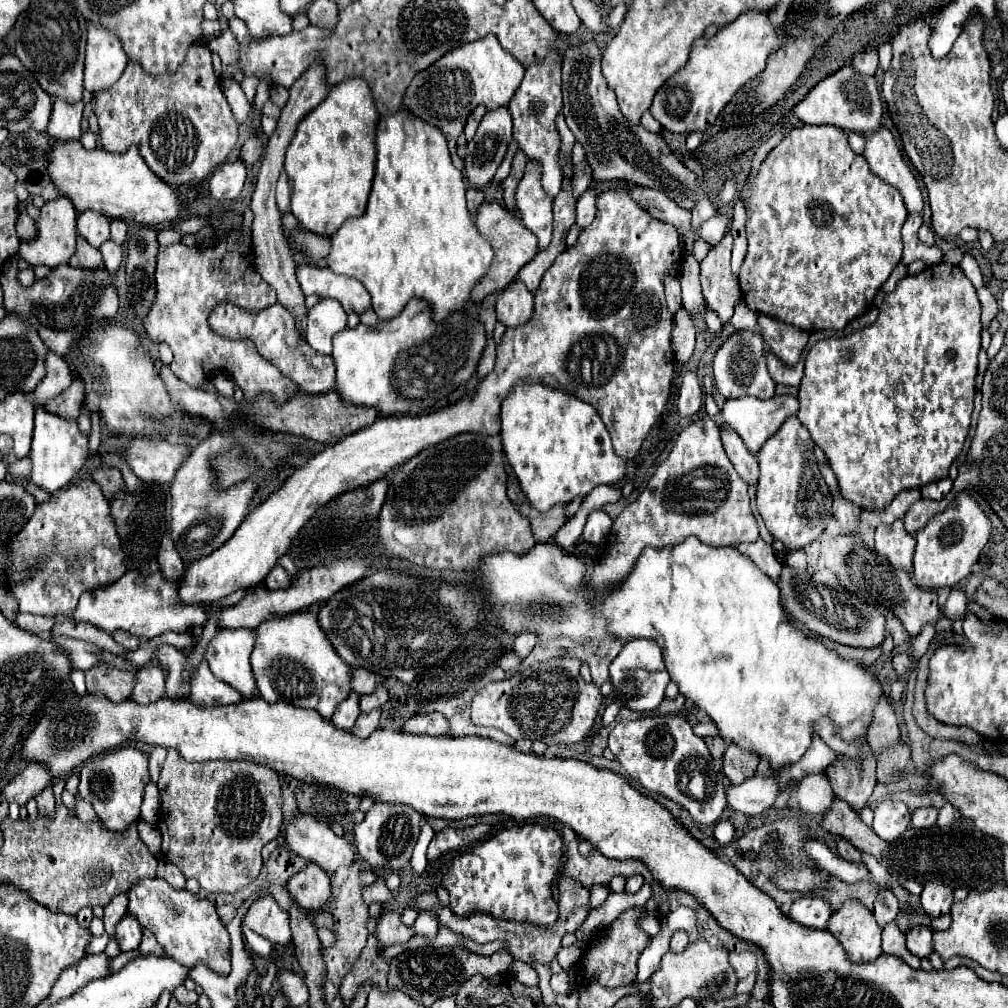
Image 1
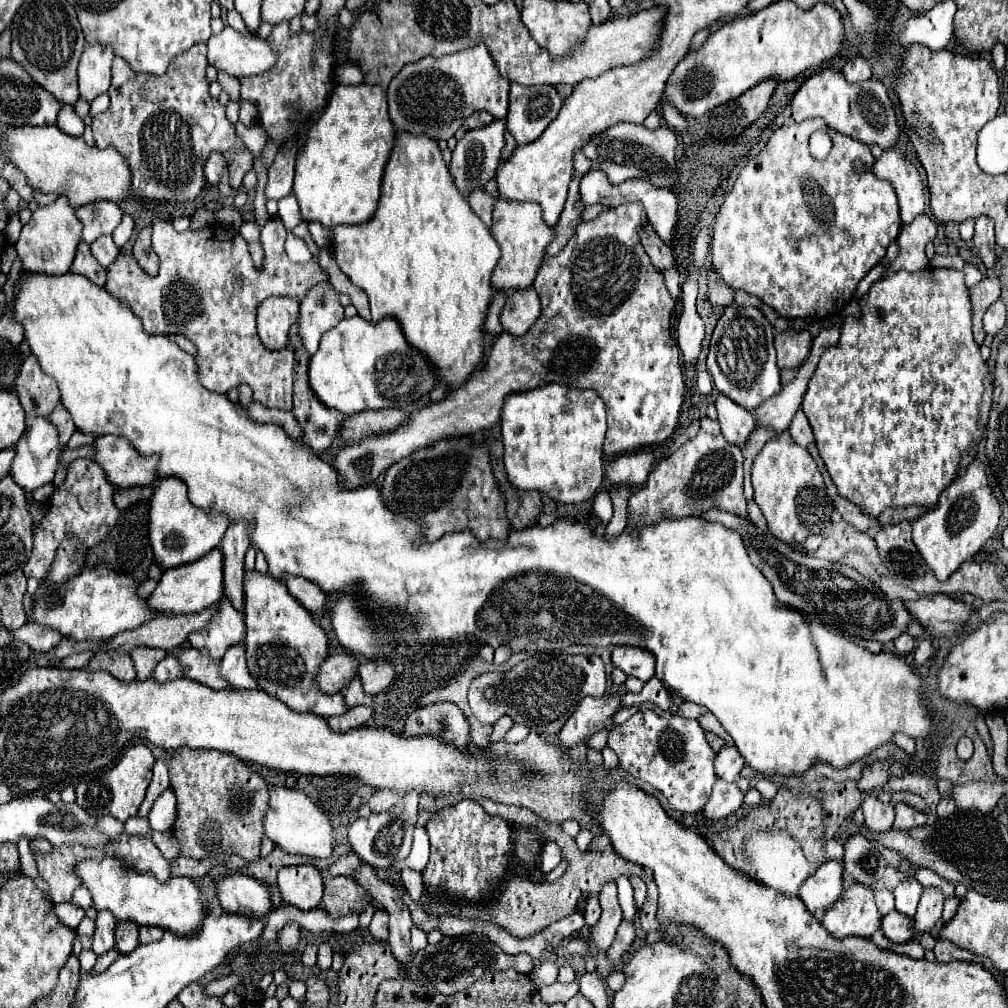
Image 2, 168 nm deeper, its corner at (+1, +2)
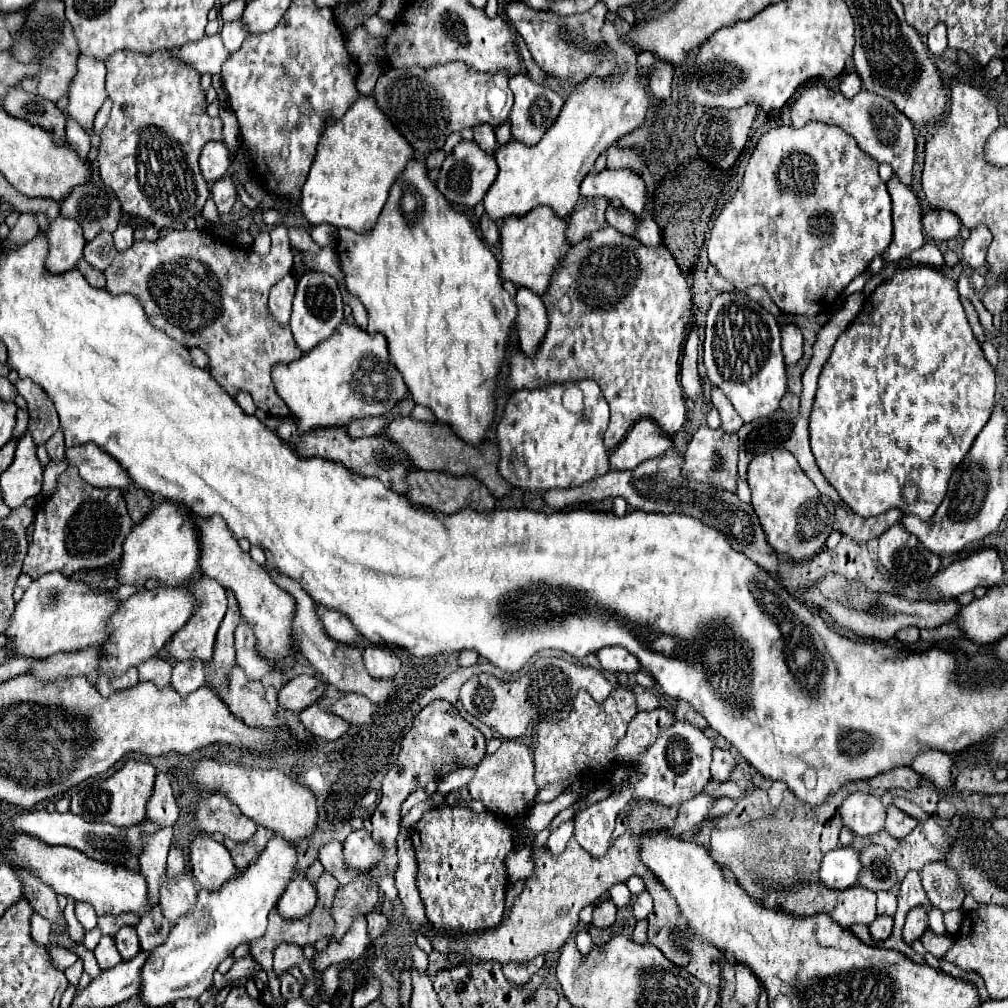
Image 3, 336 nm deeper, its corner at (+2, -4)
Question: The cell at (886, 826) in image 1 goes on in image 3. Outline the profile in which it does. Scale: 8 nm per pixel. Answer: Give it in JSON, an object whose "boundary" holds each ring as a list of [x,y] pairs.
{"boundary":[[[855,792],[841,804],[841,820],[857,836],[871,836],[883,830],[885,806],[873,794]]]}

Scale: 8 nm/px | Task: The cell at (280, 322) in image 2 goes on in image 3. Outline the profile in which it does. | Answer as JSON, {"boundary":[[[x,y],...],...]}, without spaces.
{"boundary":[[[287,274],[285,278],[281,278],[281,280],[271,288],[271,294],[269,294],[269,310],[271,310],[271,316],[273,316],[279,324],[287,324],[287,322],[289,322],[295,286],[297,286],[297,280],[295,280],[291,274]]]}

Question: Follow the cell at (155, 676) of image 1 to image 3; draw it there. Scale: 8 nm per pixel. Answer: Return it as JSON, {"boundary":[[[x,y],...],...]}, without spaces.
{"boundary":[[[183,660],[173,666],[173,688],[179,694],[189,694],[205,686],[205,666],[201,660]]]}

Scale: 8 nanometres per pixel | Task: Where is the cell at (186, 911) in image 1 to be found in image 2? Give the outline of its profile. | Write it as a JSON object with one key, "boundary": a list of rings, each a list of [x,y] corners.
{"boundary":[[[118,858],[82,860],[78,874],[92,892],[96,910],[110,910],[116,920],[134,920],[140,926],[158,926],[174,932],[178,938],[196,936],[206,918],[206,898],[190,878],[172,878],[158,882],[150,872],[126,870]]]}

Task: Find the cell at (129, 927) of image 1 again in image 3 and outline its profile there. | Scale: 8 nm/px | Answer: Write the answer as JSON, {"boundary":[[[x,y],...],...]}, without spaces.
{"boundary":[[[123,926],[117,934],[115,934],[115,944],[119,954],[123,956],[123,960],[131,960],[139,954],[139,940],[137,940],[137,932],[133,926]]]}

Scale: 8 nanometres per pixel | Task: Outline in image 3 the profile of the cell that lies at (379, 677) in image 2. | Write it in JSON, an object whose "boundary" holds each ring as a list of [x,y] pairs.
{"boundary":[[[379,646],[365,648],[363,658],[365,658],[365,668],[373,678],[393,678],[401,668],[401,660]]]}

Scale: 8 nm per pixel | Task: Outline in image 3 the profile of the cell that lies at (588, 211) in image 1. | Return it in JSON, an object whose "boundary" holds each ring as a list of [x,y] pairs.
{"boundary":[[[601,170],[589,172],[581,182],[581,196],[595,198],[603,196],[607,200],[619,198],[621,204],[633,212],[637,218],[643,214],[647,204],[647,186],[643,178],[631,170]]]}

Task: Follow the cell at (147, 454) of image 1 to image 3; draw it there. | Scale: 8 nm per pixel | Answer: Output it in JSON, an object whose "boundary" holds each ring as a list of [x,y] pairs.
{"boundary":[[[81,444],[65,450],[65,460],[69,466],[77,466],[79,476],[97,488],[119,488],[127,490],[129,476],[119,466],[115,458],[103,452],[99,446]]]}

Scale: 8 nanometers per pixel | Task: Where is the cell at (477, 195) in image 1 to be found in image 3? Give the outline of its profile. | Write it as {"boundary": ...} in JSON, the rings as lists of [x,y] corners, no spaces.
{"boundary":[[[483,214],[483,218],[479,220],[479,232],[487,244],[495,244],[499,240],[499,226],[493,220],[489,220],[487,214]]]}

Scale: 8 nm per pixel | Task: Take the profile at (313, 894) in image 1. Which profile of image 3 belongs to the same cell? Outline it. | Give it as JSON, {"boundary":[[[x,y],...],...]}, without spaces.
{"boundary":[[[295,876],[287,890],[283,892],[281,900],[277,902],[277,912],[281,918],[303,918],[305,914],[309,914],[309,910],[313,910],[317,902],[317,894],[315,894],[315,886],[303,876]]]}

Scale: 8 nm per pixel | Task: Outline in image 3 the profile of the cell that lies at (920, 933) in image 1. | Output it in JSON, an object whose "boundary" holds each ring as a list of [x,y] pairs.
{"boundary":[[[877,916],[873,924],[869,924],[869,932],[871,936],[879,942],[879,940],[887,940],[893,928],[893,918],[891,916]]]}

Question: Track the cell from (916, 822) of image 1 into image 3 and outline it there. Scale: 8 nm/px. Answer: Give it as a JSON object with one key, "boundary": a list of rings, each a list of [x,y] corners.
{"boundary":[[[887,806],[887,820],[885,820],[885,830],[895,836],[897,840],[905,838],[913,828],[917,826],[917,820],[913,820],[911,816],[903,814],[897,806]]]}

